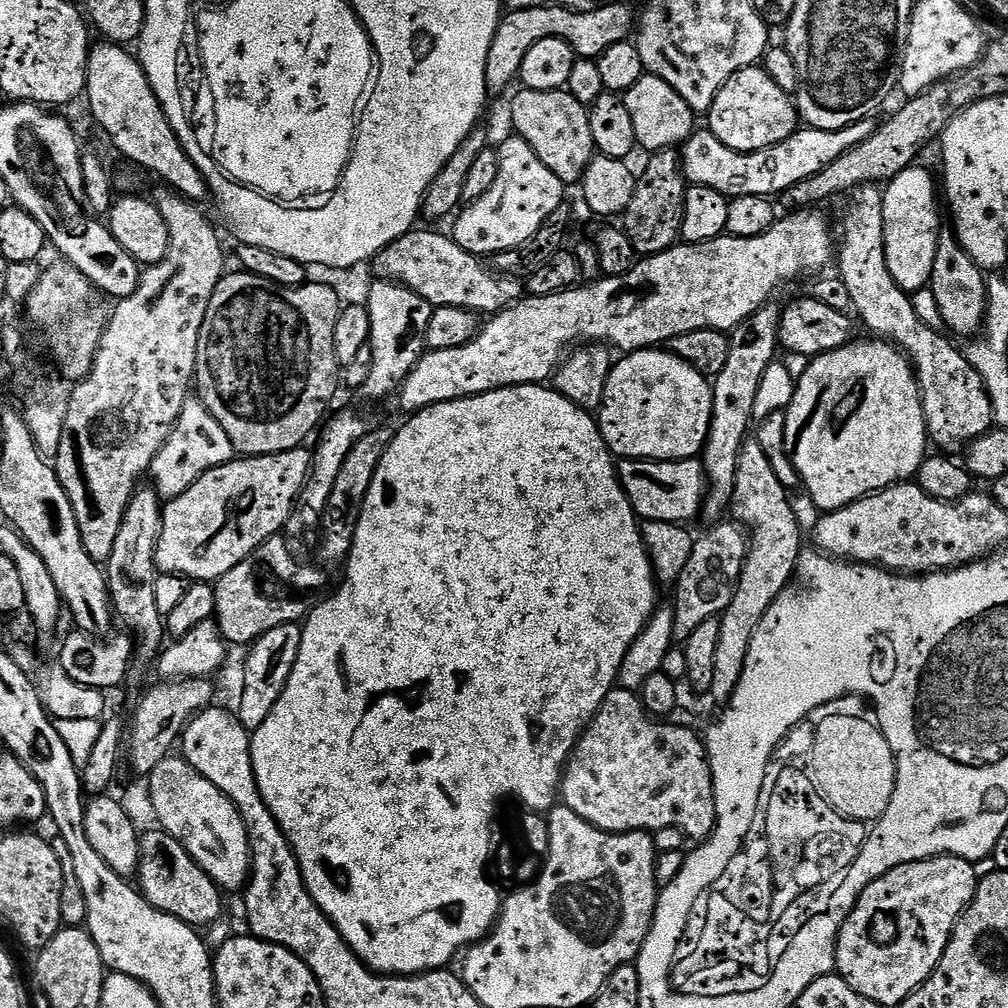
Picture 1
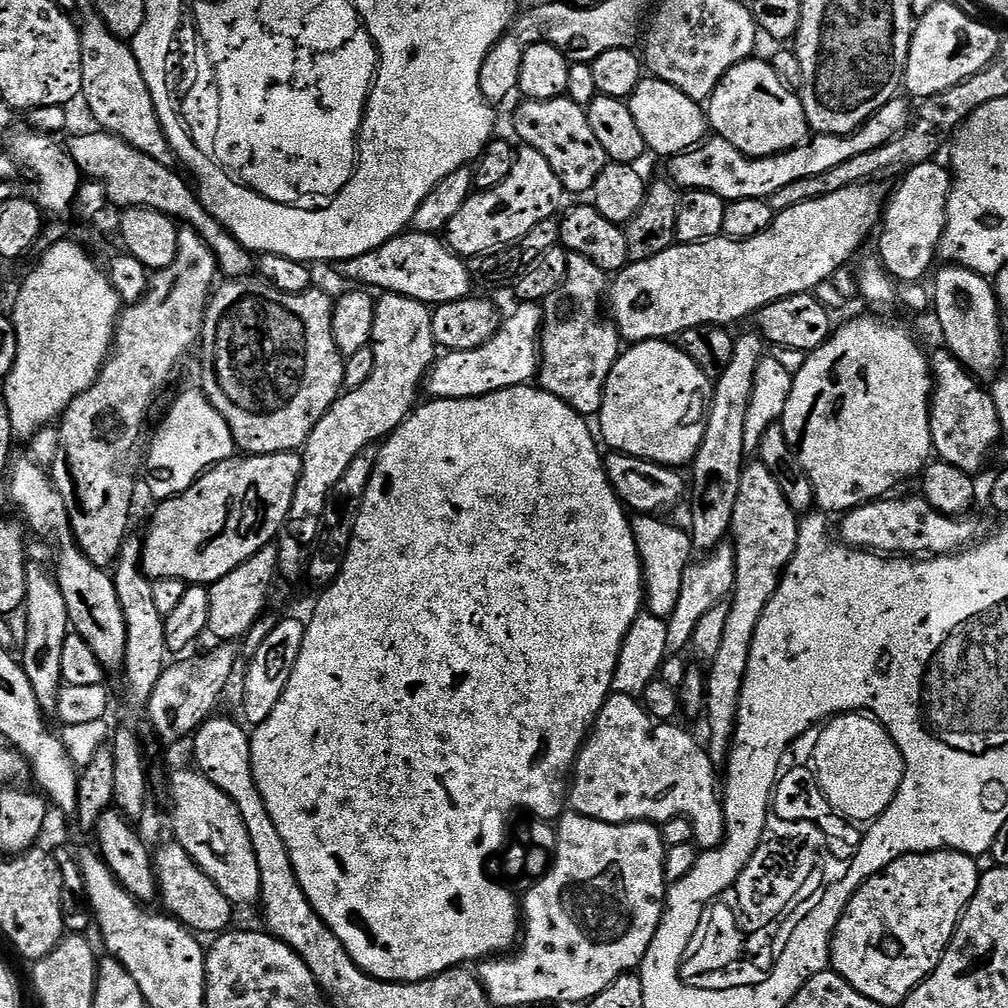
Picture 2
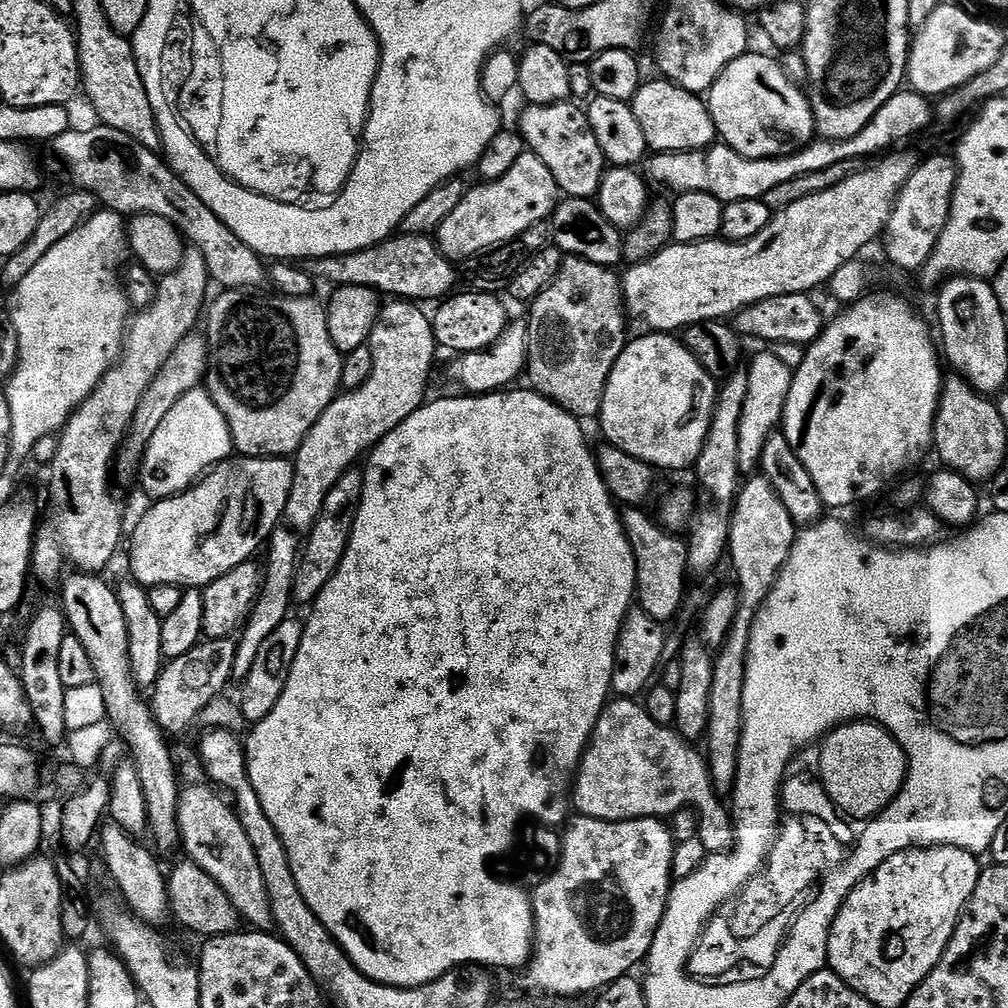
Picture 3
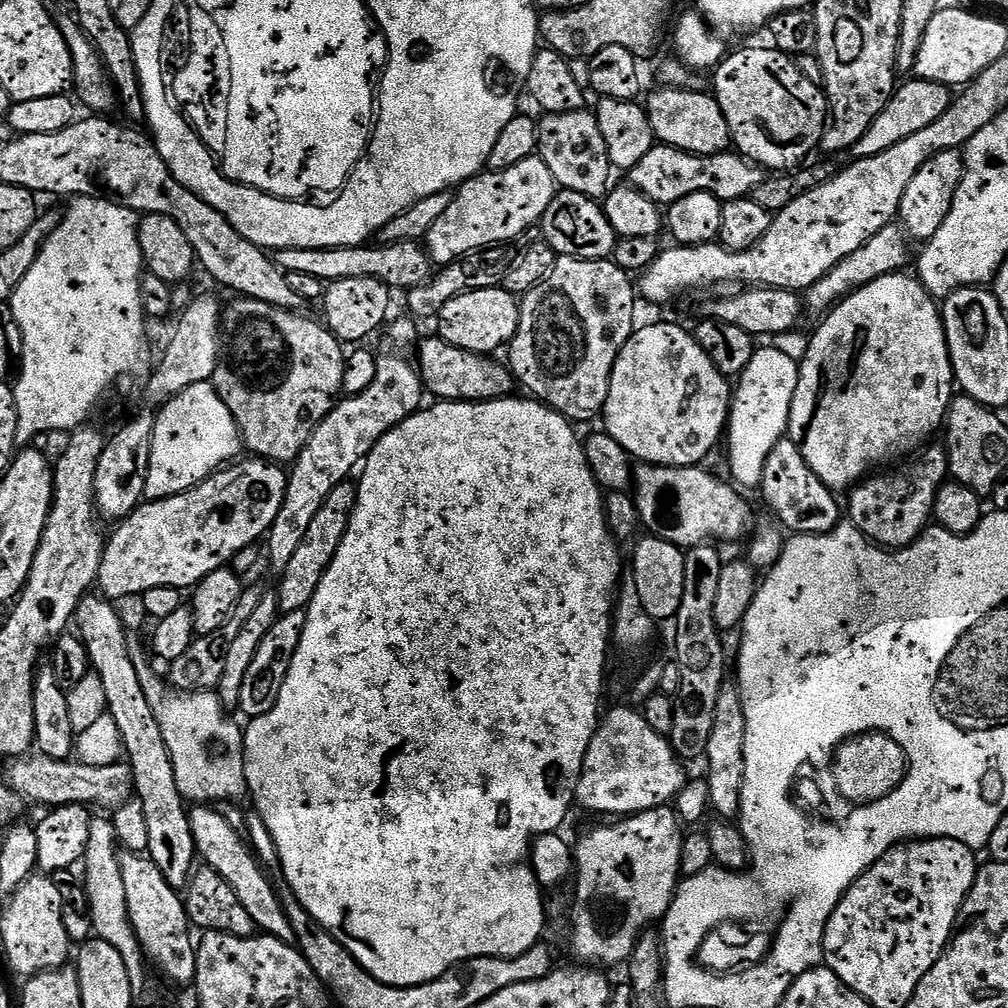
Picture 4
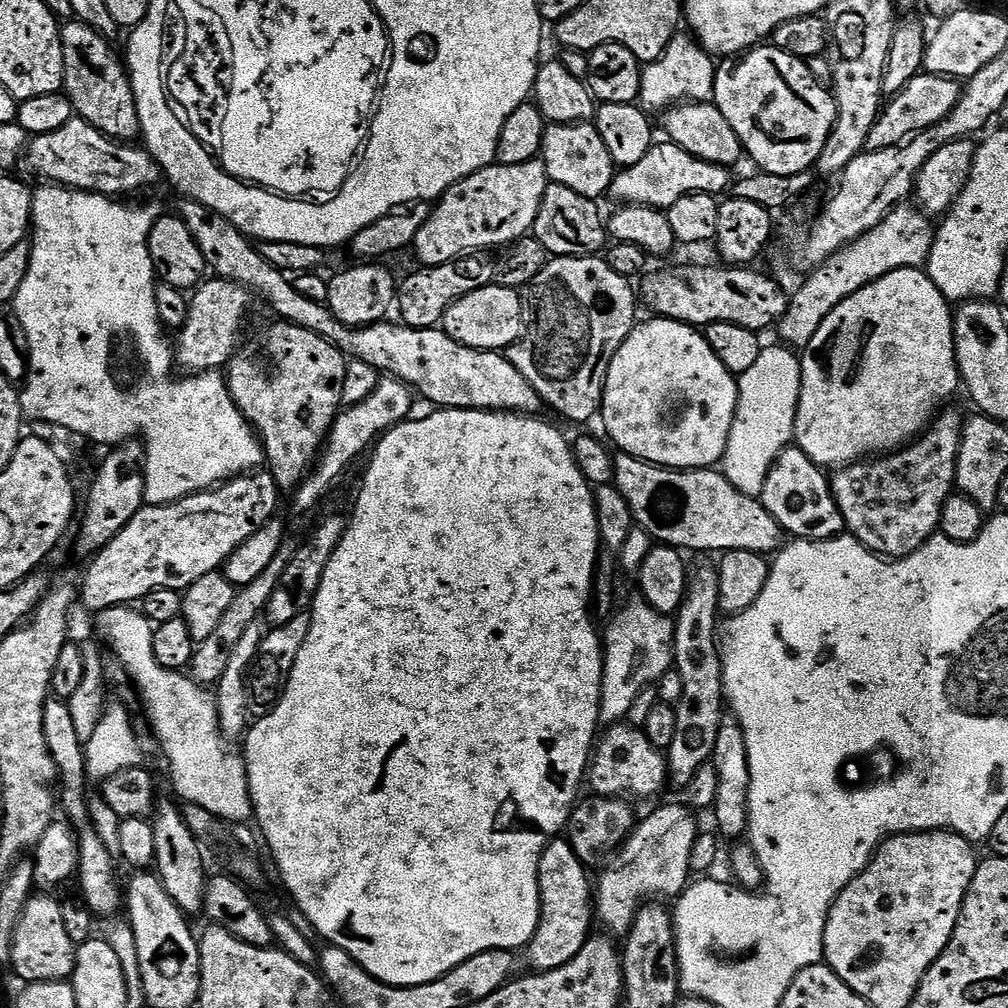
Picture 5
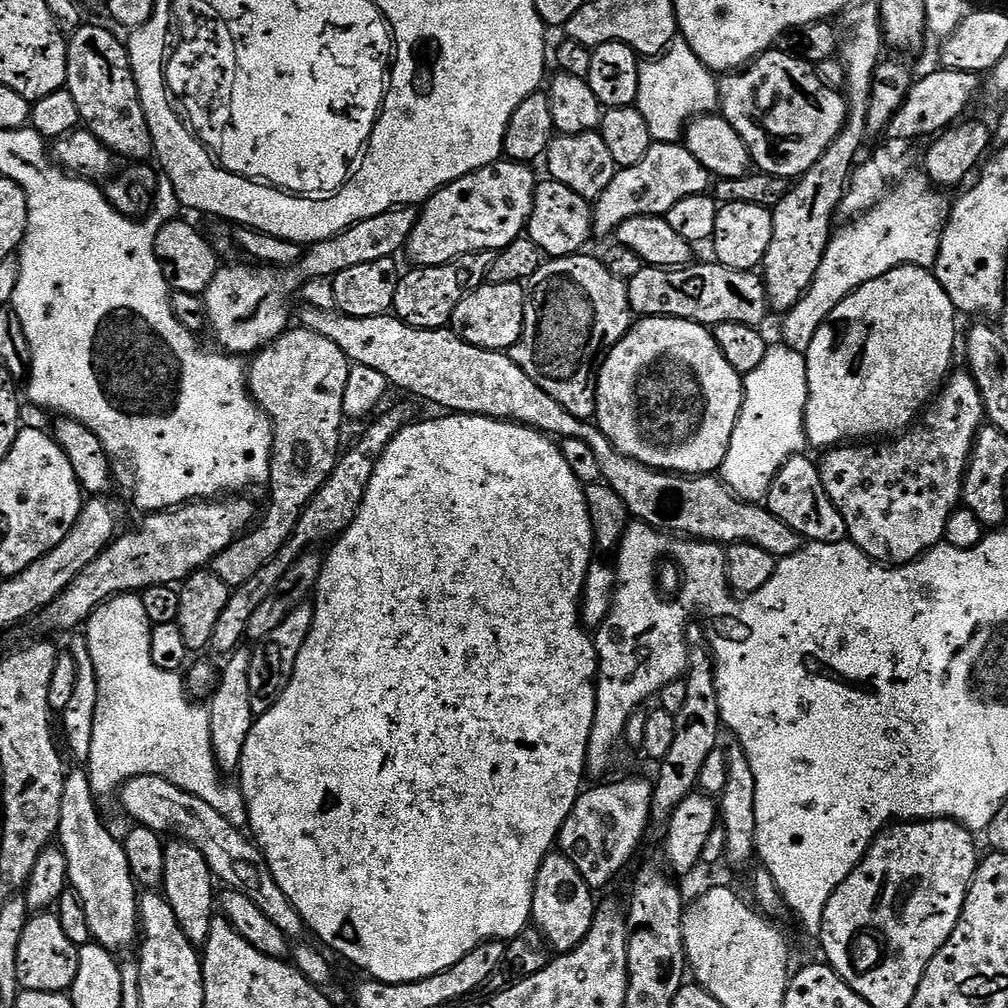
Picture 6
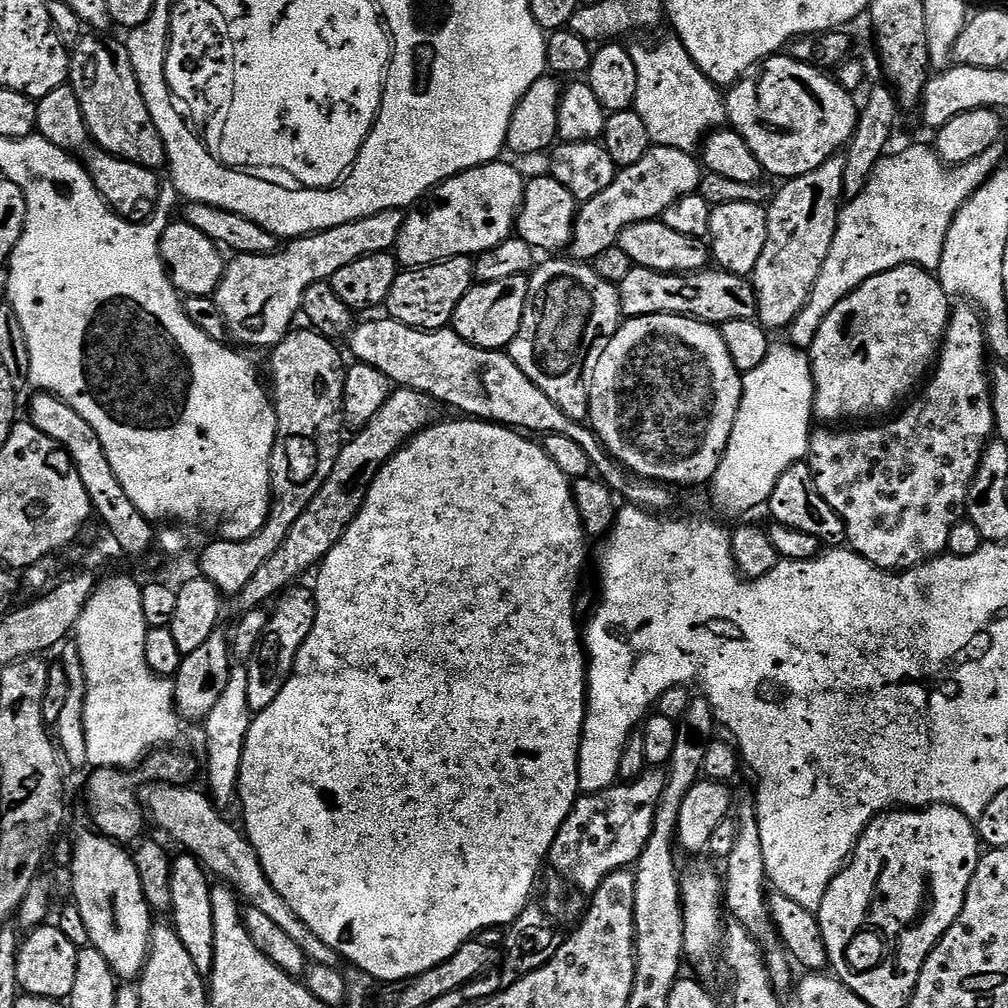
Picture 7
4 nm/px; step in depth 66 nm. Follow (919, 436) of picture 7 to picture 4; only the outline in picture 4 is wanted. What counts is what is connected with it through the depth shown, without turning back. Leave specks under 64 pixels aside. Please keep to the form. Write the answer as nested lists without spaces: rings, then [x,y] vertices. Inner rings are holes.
[[[943,447],[927,448],[915,457],[917,460],[913,464],[901,463],[896,466],[901,468],[893,467],[891,470],[869,475],[851,489],[852,497],[849,498],[848,504],[846,500],[847,519],[873,544],[879,544],[889,550],[906,548],[929,527],[933,519],[936,495],[949,479],[950,473],[947,451]]]

